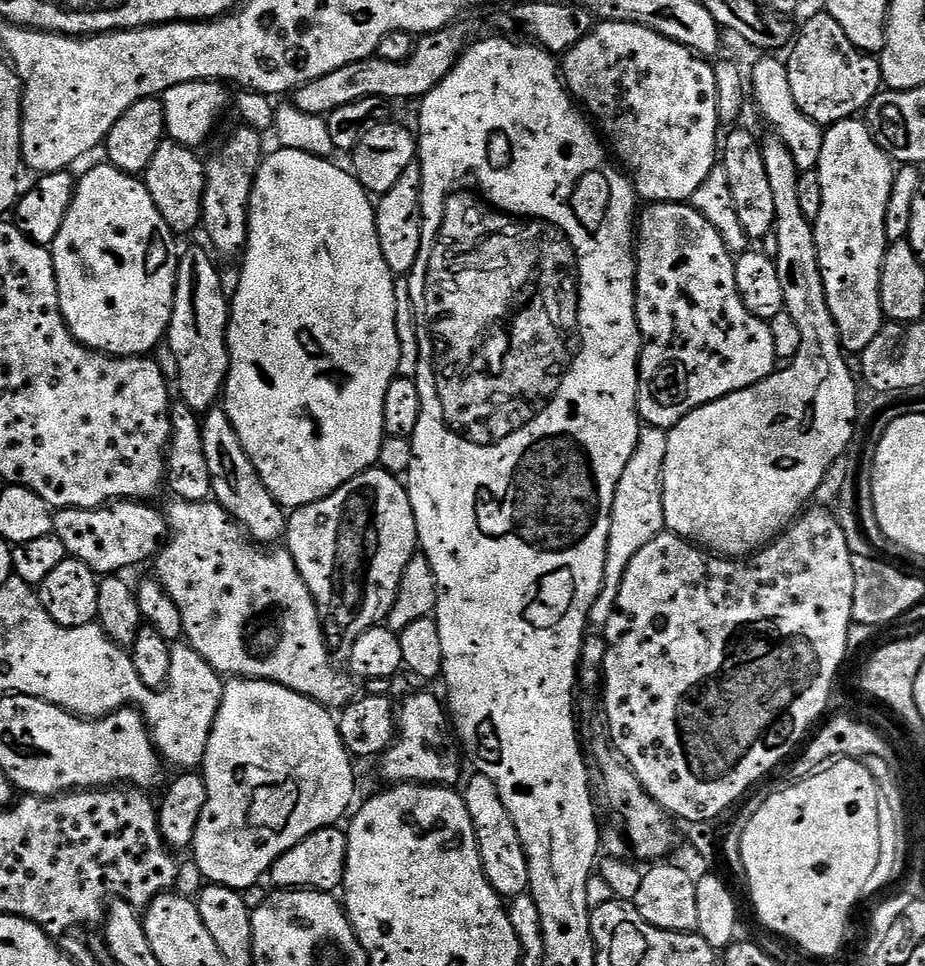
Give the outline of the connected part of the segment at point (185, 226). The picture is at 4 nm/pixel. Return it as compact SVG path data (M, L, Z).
M165 142L158 146L154 158L150 158L150 166L142 179L144 185L150 190L150 198L154 198L154 206L158 206L158 214L170 226L174 234L192 232L201 227L204 219L204 187L206 167L203 159L196 157L197 153L184 144Z

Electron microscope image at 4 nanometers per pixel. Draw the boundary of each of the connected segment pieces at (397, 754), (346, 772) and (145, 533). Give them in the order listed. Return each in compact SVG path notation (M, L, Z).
M416 692L398 704L398 731L387 752L383 753L380 764L380 776L389 785L394 784L439 784L452 786L460 776L460 760L462 764L462 749L457 741L450 713L432 692Z
M229 679L224 686L222 702L218 706L218 714L214 718L210 738L206 742L202 765L202 775L206 786L206 806L202 806L202 818L198 818L198 830L194 834L190 849L191 855L196 855L196 868L205 876L205 881L208 884L221 884L237 890L254 886L261 883L269 875L272 863L282 854L286 854L286 850L298 846L298 842L302 842L320 828L331 828L339 825L340 819L344 815L346 815L345 817L349 815L350 809L353 807L352 799L356 796L356 776L352 773L352 763L354 763L353 757L340 737L337 717L323 704L269 680Z
M113 500L112 503L102 508L61 508L53 515L52 531L66 546L71 559L90 566L97 577L115 576L124 574L127 568L135 564L144 564L160 555L160 549L168 542L170 531L168 528L168 517L163 511L160 512L148 502L138 500Z

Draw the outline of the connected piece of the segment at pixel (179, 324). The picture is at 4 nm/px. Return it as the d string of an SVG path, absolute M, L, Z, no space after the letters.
M200 246L181 251L176 268L175 302L168 327L168 344L178 374L179 399L198 414L211 411L228 379L228 318L231 305L222 290L221 271Z

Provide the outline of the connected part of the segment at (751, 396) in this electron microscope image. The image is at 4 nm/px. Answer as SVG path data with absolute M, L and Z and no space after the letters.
M769 134L765 140L762 140L760 149L762 150L762 162L766 162L766 178L770 181L771 187L770 195L774 198L774 222L776 223L774 231L779 245L778 254L774 259L778 266L778 278L782 282L784 311L788 312L790 318L794 318L795 324L798 325L798 331L802 334L802 346L791 362L785 363L783 367L767 376L762 382L738 390L729 396L723 396L721 400L703 404L701 408L695 408L690 414L686 414L686 418L682 418L672 428L667 429L668 441L666 442L666 462L664 463L665 529L675 536L682 537L683 540L691 540L693 544L724 558L747 558L759 552L760 549L767 548L797 516L805 511L806 505L815 497L818 486L822 486L822 478L826 478L826 470L830 470L830 466L834 466L834 462L841 459L851 449L858 435L856 415L860 412L860 400L856 397L857 377L854 375L853 365L852 368L848 365L849 357L840 344L838 328L830 314L830 306L826 302L826 290L818 266L816 230L813 221L808 220L806 214L802 214L802 205L798 202L798 182L800 181L801 170L796 164L794 154L777 135Z

